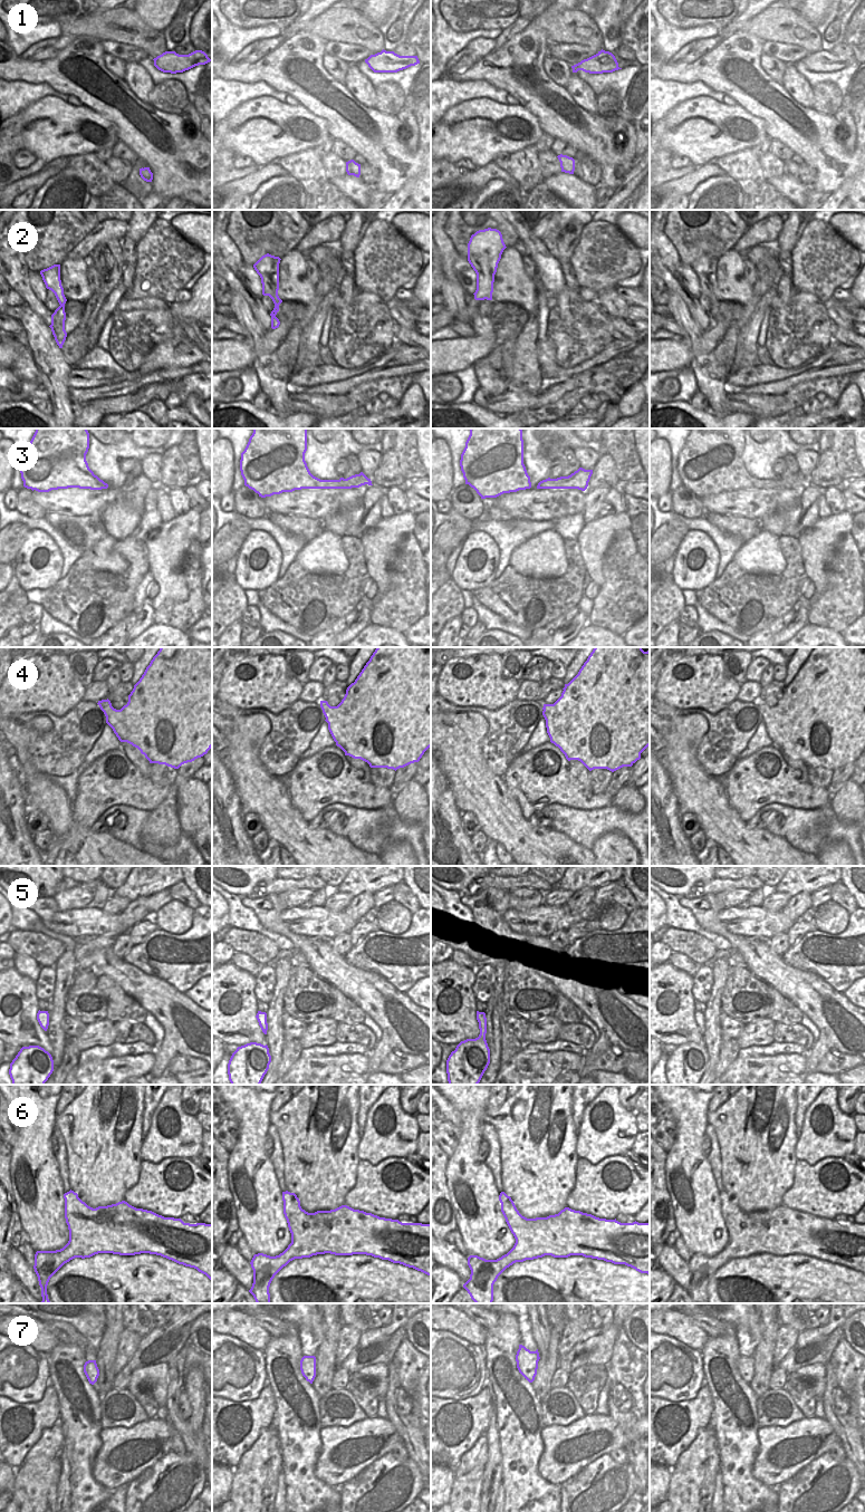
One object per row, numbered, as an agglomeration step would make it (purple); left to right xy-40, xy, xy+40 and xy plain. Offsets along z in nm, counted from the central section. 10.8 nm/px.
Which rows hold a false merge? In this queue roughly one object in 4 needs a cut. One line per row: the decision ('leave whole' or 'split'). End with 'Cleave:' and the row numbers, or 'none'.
1: leave whole
2: leave whole
3: leave whole
4: split
5: leave whole
6: leave whole
7: leave whole
Cleave: 4

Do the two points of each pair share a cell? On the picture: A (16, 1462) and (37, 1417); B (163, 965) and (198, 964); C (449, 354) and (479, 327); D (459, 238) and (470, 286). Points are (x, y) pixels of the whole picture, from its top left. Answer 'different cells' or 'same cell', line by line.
A: same cell
B: same cell
C: different cells
D: different cells

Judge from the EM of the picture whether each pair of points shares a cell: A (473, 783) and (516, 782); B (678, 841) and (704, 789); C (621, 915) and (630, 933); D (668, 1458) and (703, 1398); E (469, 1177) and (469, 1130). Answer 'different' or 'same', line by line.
A: different
B: different
C: different
D: same
E: same

